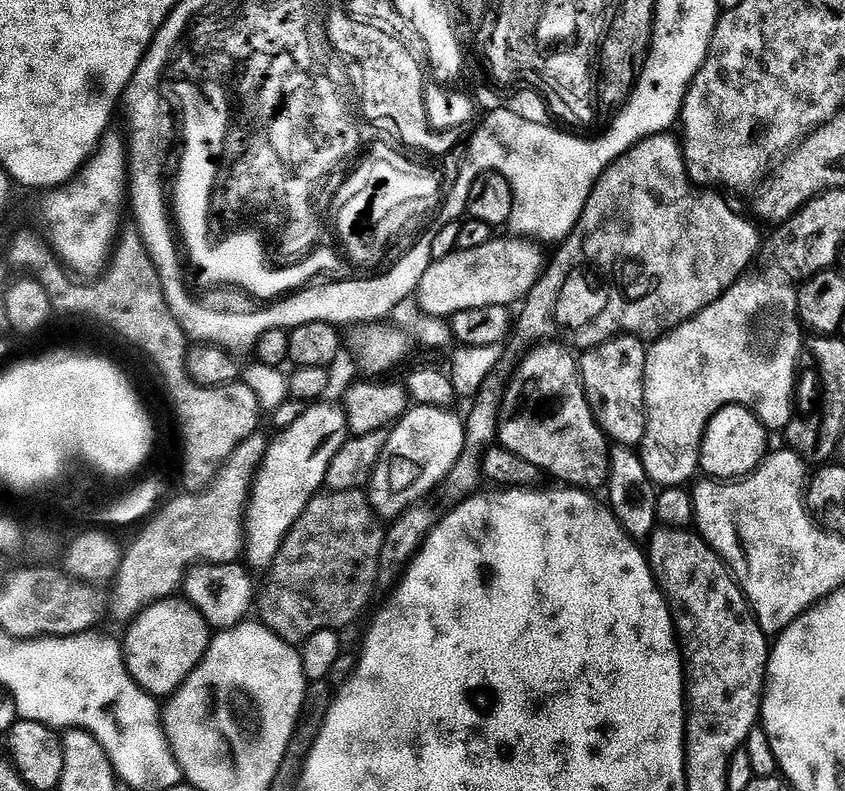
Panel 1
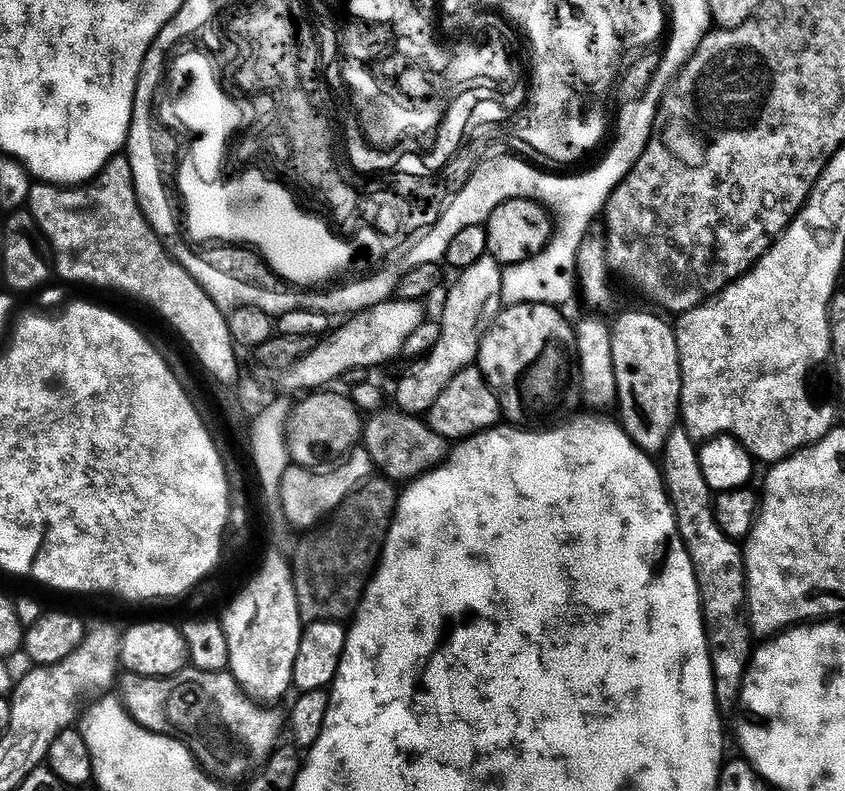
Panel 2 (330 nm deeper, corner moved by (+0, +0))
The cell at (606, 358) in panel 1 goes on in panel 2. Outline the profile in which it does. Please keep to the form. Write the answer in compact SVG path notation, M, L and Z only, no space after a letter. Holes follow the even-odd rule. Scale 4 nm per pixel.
M652 312L622 313L616 324L611 325L611 333L619 423L625 434L643 452L660 454L663 453L670 434L678 428L682 382L676 329L663 320L663 315ZM637 402L640 408L636 408Z

